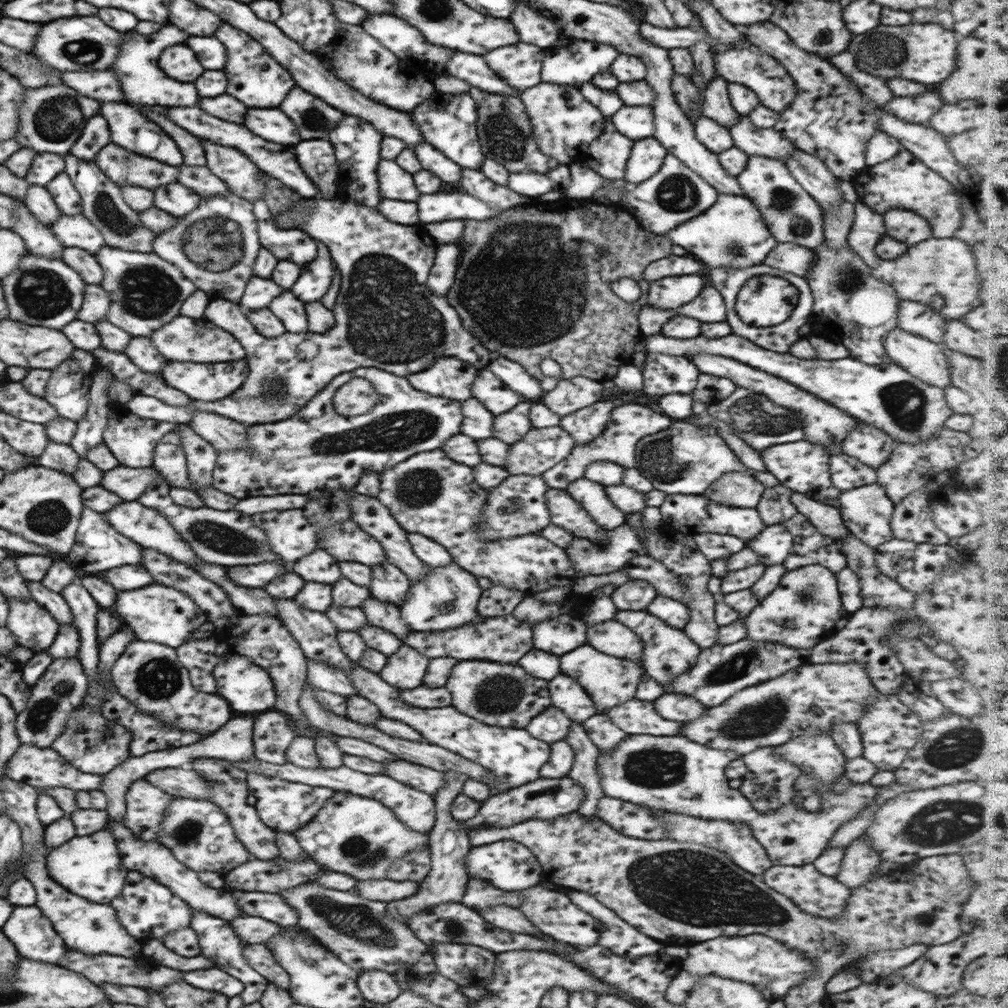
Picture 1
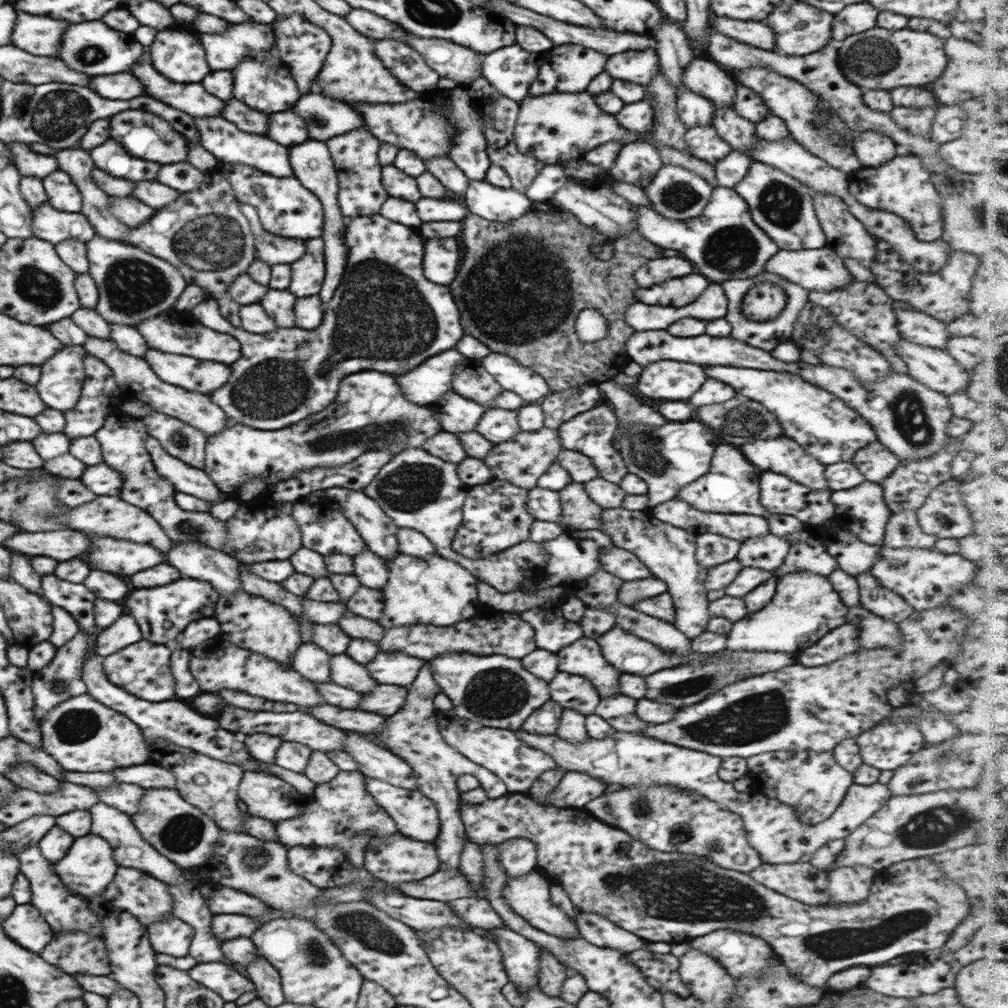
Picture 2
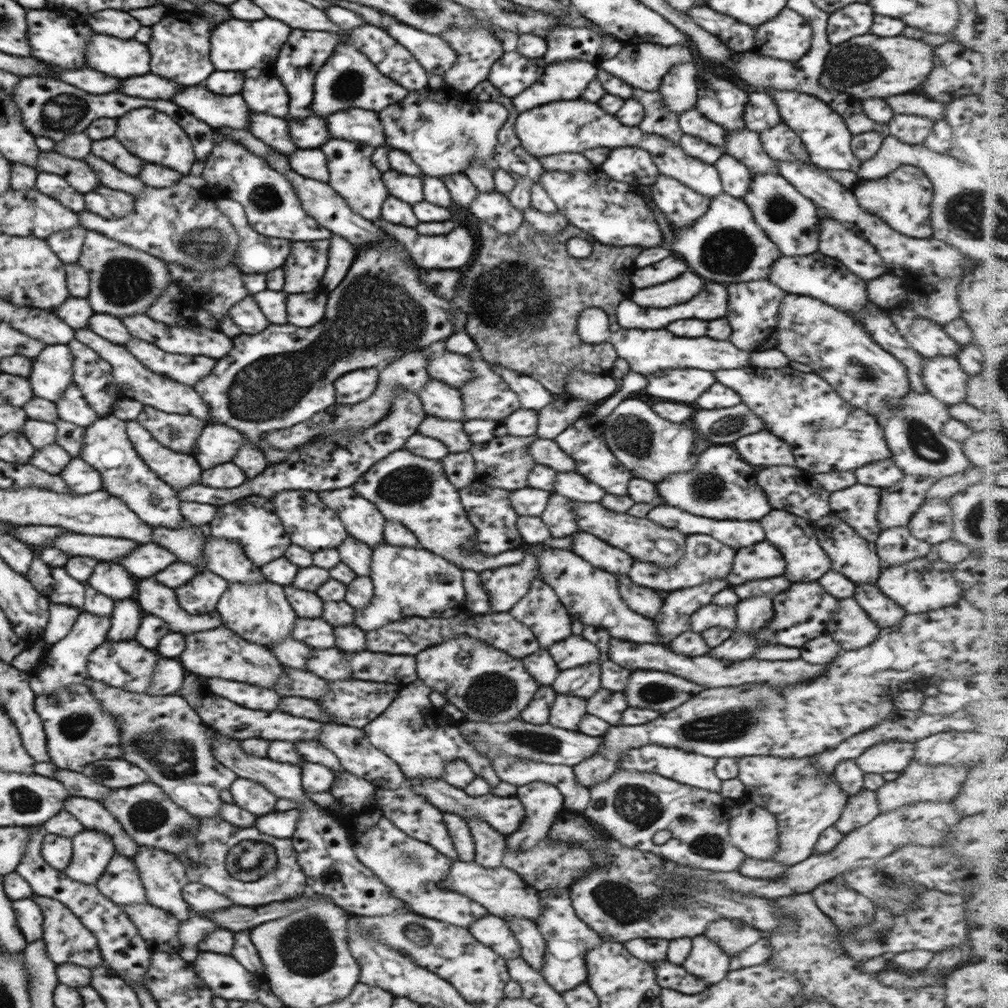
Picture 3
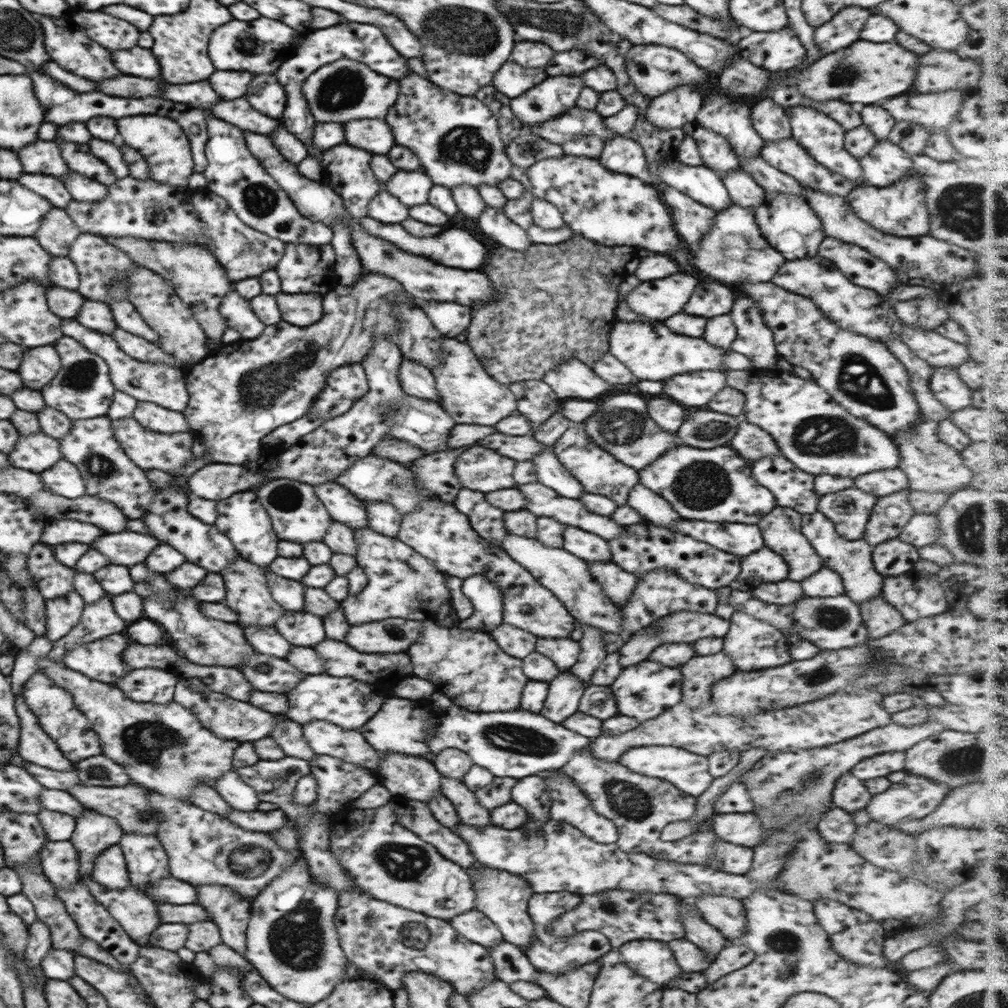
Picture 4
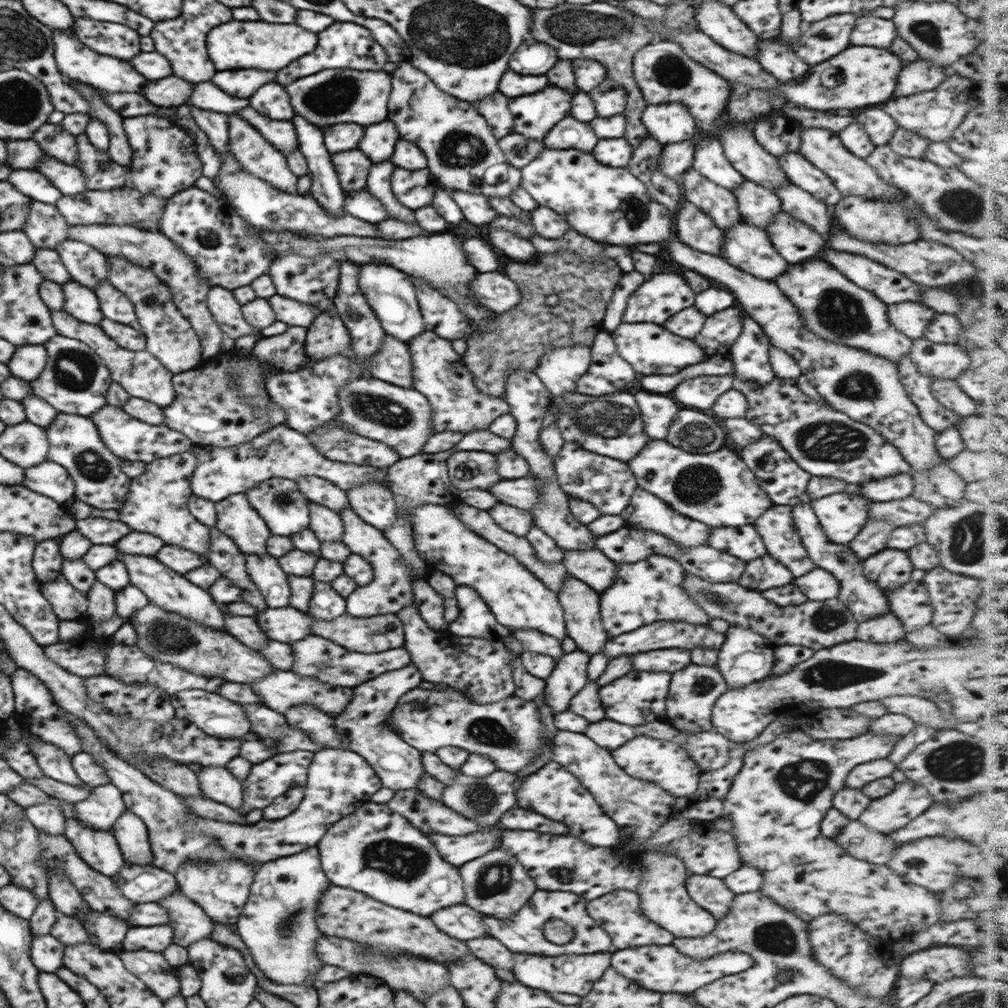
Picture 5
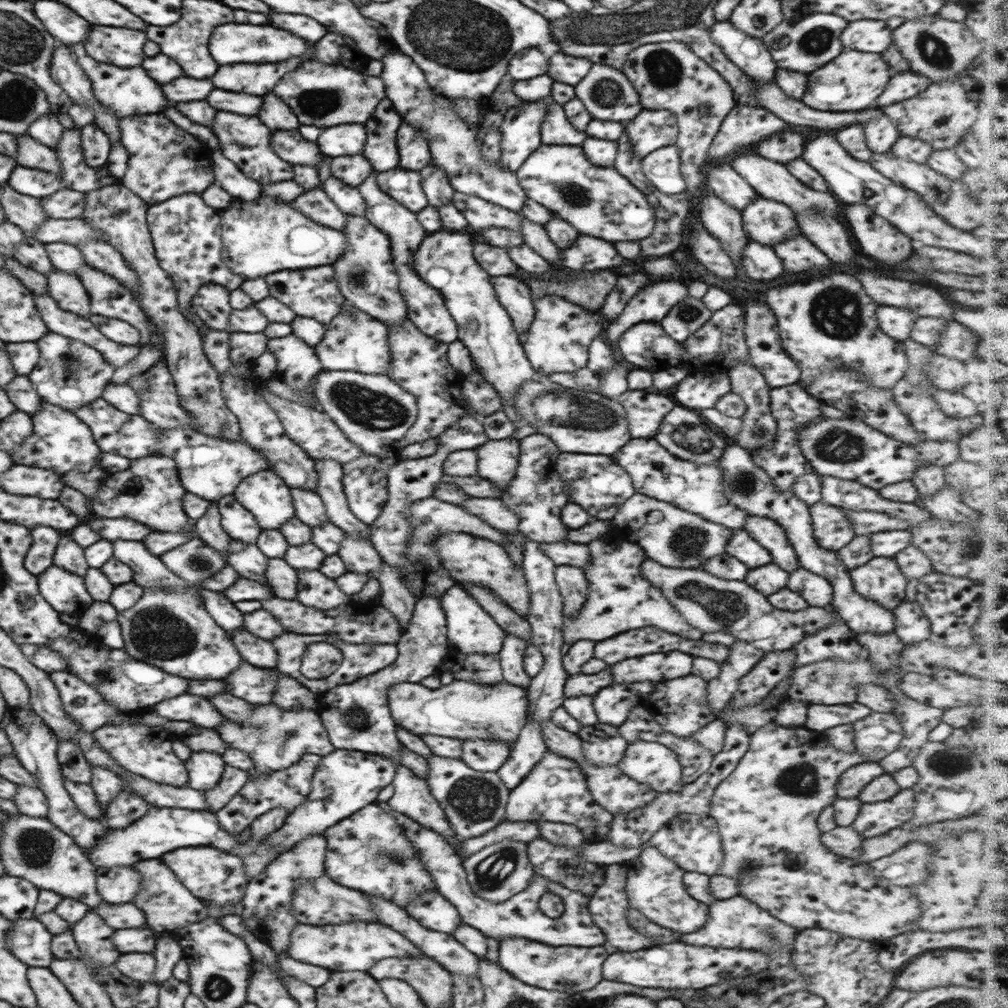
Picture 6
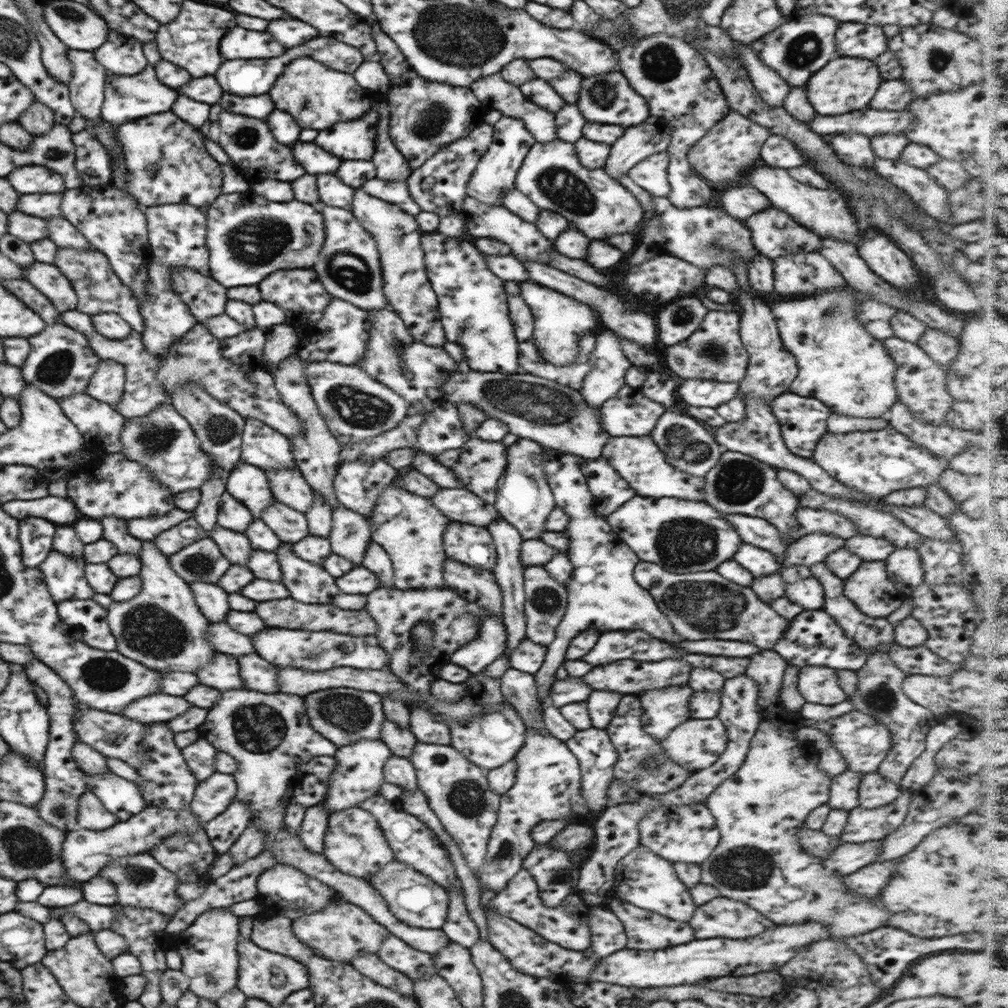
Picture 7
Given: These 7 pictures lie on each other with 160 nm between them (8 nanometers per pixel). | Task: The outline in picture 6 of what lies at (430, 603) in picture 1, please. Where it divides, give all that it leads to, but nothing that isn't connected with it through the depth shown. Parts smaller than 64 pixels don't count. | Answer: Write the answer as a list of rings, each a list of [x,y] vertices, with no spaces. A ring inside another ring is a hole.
[[[313,459],[318,484],[315,492],[326,507],[327,518],[339,526],[346,535],[370,539],[369,525],[358,520],[352,511],[343,491],[343,465],[332,459]]]

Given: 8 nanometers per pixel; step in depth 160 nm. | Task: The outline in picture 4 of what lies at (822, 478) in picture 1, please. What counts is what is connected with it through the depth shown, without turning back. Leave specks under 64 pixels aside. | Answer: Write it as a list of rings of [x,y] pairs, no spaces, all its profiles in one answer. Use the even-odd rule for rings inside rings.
[[[743,418],[740,420],[734,438],[729,441],[730,447],[750,461],[780,453],[776,441],[768,432]]]

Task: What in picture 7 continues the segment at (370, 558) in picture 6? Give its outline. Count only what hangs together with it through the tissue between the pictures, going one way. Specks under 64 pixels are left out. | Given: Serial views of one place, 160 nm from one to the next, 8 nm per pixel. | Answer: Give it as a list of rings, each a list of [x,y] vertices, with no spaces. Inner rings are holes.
[[[342,505],[332,511],[332,530],[328,538],[331,552],[360,566],[371,541],[368,519]]]

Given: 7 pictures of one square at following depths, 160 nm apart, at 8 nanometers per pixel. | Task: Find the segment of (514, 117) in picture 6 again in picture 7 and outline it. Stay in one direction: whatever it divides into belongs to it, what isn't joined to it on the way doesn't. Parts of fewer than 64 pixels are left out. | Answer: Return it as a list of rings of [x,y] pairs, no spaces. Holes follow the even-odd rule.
[[[504,117],[493,126],[494,136],[492,136],[492,144],[480,158],[476,170],[472,172],[470,181],[467,182],[466,194],[488,206],[501,206],[503,198],[507,190],[515,188],[515,179],[518,170],[522,167],[524,158],[530,147],[536,144],[536,140],[528,129],[524,127],[524,123],[517,119]]]

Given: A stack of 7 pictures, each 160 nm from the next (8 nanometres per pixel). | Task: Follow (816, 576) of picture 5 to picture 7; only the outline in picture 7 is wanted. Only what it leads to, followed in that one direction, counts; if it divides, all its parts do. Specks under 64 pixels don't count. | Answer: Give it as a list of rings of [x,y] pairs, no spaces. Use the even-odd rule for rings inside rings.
[[[792,566],[784,567],[779,574],[786,586],[786,599],[806,611],[821,610],[824,606],[824,587],[812,575],[809,567]]]

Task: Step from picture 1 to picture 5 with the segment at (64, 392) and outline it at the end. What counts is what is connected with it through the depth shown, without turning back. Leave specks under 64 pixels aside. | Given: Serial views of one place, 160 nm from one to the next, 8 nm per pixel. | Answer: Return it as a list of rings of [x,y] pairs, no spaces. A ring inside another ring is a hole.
[[[22,345],[17,347],[7,365],[14,377],[34,382],[44,372],[47,358],[44,345]]]

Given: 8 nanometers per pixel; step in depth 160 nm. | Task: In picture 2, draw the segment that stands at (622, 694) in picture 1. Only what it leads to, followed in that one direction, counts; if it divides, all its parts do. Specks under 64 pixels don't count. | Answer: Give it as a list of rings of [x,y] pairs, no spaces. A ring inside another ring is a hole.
[[[580,638],[574,644],[558,652],[560,671],[588,677],[602,697],[619,693],[619,676],[622,674],[615,666],[608,664],[602,655],[596,639]]]

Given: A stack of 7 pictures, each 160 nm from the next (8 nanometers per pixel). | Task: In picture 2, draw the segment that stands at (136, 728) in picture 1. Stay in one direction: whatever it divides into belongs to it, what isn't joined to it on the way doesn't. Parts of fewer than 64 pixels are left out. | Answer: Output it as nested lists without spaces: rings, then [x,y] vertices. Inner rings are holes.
[[[50,574],[42,577],[42,593],[50,605],[66,610],[88,636],[98,636],[100,629],[94,619],[94,602],[97,599],[83,583],[60,580]],[[94,641],[94,647],[90,649],[90,657],[86,659],[83,668],[83,679],[87,686],[87,693],[98,702],[105,704],[104,706],[110,708],[110,710],[116,710],[116,712],[130,718],[142,730],[144,738],[152,740],[161,738],[167,740],[168,744],[172,743],[190,748],[195,752],[222,762],[231,762],[244,771],[263,772],[263,768],[259,765],[261,761],[253,758],[244,746],[244,742],[236,740],[236,734],[230,734],[230,732],[226,732],[224,728],[218,726],[216,719],[200,716],[198,712],[190,710],[183,700],[153,703],[126,692],[117,684],[112,684],[112,681],[103,671],[101,663],[103,658],[96,653],[96,645],[97,641]]]

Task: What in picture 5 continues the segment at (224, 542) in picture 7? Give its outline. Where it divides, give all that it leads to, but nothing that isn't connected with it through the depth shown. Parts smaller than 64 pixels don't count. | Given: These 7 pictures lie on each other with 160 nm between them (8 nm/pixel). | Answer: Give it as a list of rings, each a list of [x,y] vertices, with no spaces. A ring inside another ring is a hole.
[[[268,553],[245,555],[246,573],[258,587],[269,608],[290,606],[292,591],[288,576],[282,571],[278,559]]]

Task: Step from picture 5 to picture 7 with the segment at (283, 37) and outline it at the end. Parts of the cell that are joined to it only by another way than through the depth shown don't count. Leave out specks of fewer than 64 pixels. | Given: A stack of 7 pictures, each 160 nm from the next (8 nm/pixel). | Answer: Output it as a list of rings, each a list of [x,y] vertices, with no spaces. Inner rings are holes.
[[[232,28],[220,42],[220,54],[226,60],[234,58],[276,58],[284,54],[284,48],[272,40],[266,32],[250,32],[244,28]]]

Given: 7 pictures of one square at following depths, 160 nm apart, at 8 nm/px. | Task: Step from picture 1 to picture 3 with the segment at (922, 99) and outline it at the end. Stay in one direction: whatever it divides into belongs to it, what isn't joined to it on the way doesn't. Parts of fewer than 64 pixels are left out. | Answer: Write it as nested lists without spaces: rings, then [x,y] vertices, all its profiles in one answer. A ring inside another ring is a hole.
[[[894,115],[889,121],[889,134],[905,144],[923,145],[932,133],[933,121],[915,115]]]

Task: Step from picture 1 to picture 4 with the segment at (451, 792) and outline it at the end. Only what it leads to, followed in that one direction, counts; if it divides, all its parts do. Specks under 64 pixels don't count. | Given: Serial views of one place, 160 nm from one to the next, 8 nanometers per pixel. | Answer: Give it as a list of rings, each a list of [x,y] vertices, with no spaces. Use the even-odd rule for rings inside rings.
[[[388,696],[376,715],[372,716],[371,720],[368,720],[368,723],[364,724],[359,731],[364,735],[368,744],[371,744],[377,751],[416,755],[432,761],[436,752],[431,752],[427,740],[435,733],[436,726],[440,726],[434,723],[436,713],[426,712],[418,700]]]

